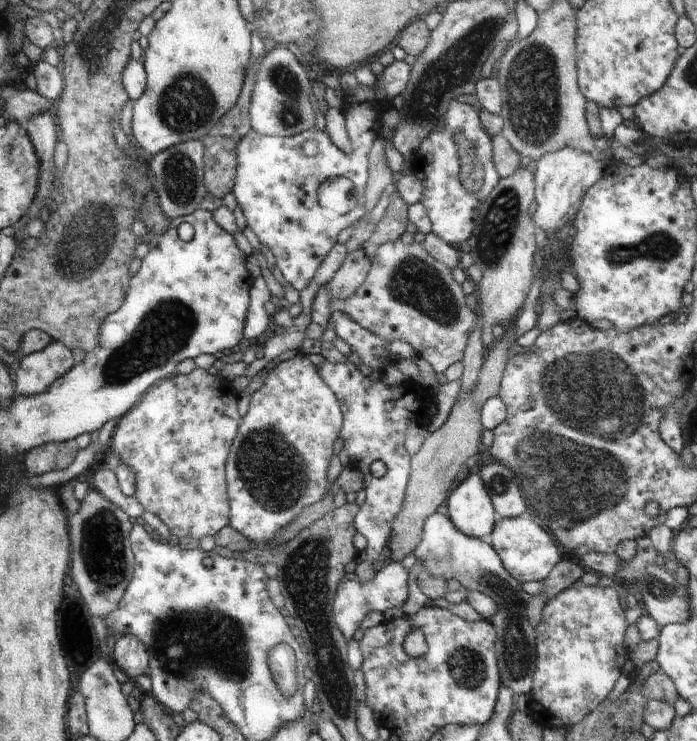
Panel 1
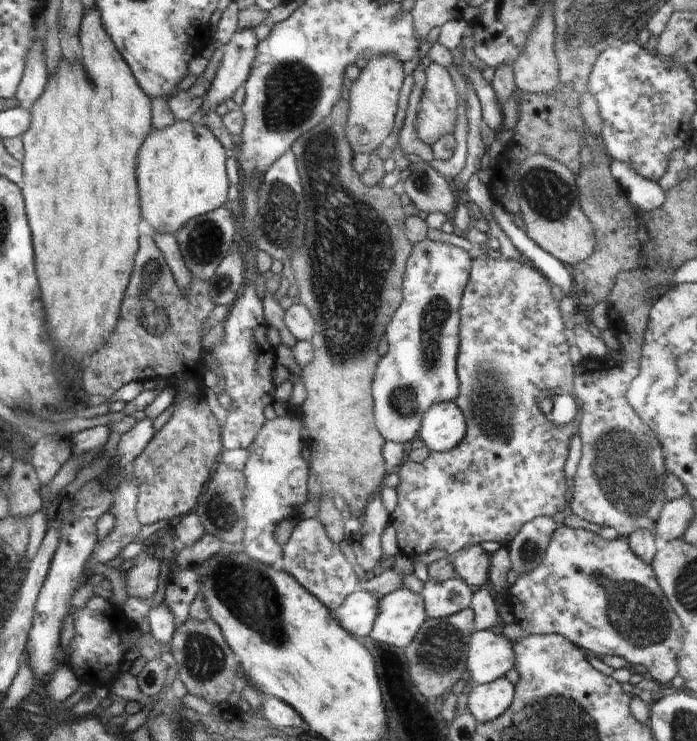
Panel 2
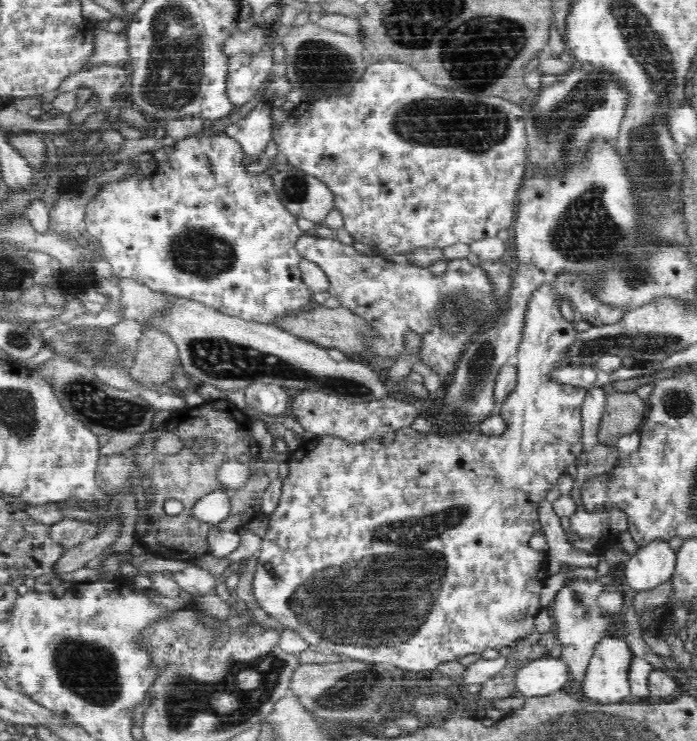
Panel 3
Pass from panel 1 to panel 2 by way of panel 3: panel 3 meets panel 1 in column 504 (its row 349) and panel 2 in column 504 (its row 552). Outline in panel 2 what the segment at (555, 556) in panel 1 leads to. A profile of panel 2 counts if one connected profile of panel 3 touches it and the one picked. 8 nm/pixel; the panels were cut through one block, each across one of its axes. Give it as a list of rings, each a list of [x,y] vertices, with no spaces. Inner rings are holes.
[[[485,256],[478,258],[472,265],[472,274],[468,280],[460,306],[460,344],[456,365],[456,372],[459,380],[459,396],[453,401],[458,404],[467,421],[467,434],[454,449],[444,452],[431,451],[426,457],[426,460],[421,463],[415,463],[410,459],[403,462],[396,471],[399,475],[399,484],[395,486],[396,494],[398,497],[397,506],[390,514],[389,524],[394,527],[397,534],[397,541],[399,552],[404,556],[411,559],[420,556],[423,552],[430,552],[435,548],[446,550],[449,557],[458,553],[460,549],[466,549],[472,545],[480,545],[486,540],[493,540],[500,542],[506,546],[511,540],[519,533],[519,530],[526,525],[528,521],[536,517],[553,517],[558,512],[563,512],[564,508],[568,506],[566,502],[566,476],[564,476],[564,462],[568,456],[568,444],[570,438],[574,434],[578,434],[578,425],[581,423],[581,412],[578,411],[577,415],[569,423],[555,424],[551,420],[551,416],[545,414],[540,409],[540,402],[544,398],[556,397],[558,394],[570,394],[573,396],[574,382],[572,374],[572,360],[568,356],[568,342],[566,342],[566,326],[564,320],[560,316],[558,310],[558,300],[552,297],[552,288],[548,284],[548,279],[545,275],[540,274],[535,266],[530,266],[526,262],[512,259],[493,259]]]

